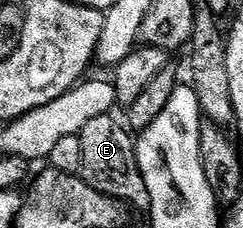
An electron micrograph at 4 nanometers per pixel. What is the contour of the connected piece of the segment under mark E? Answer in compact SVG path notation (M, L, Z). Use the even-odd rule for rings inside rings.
M112 114L95 117L95 121L87 121L87 125L83 125L80 134L83 145L80 174L85 182L108 195L110 199L119 199L134 208L135 206L144 208L148 204L149 194L141 171L137 168L134 136L120 122L117 124L113 118Z

